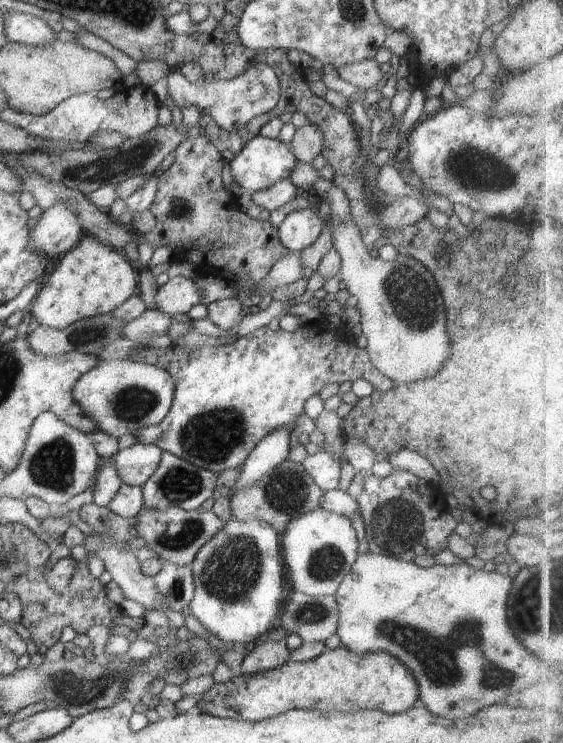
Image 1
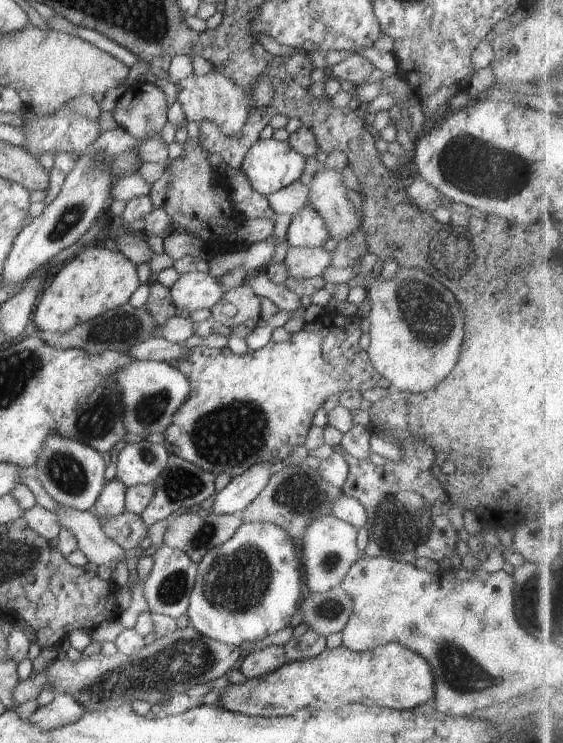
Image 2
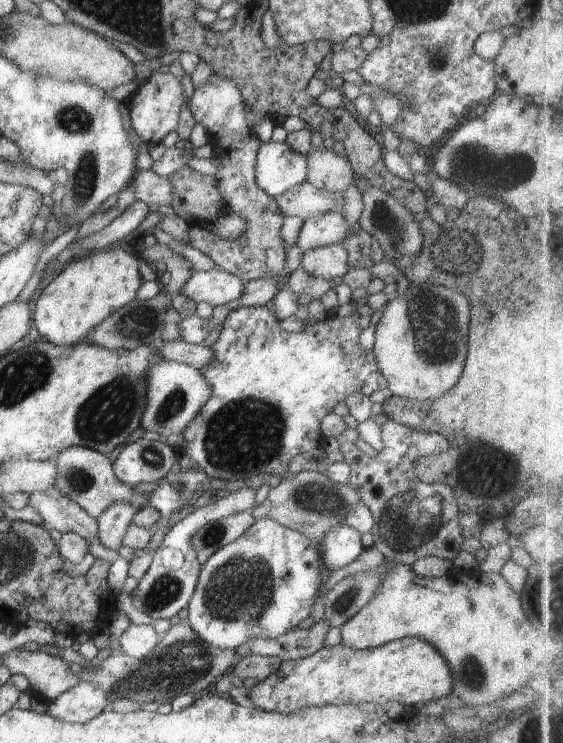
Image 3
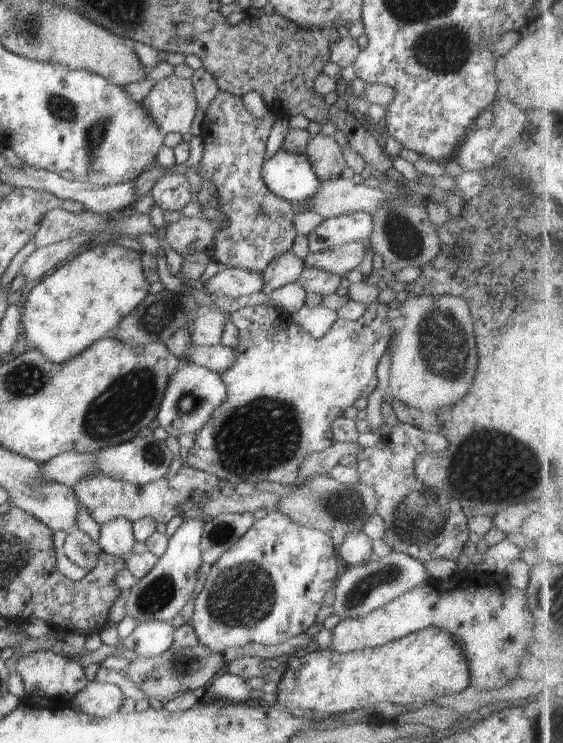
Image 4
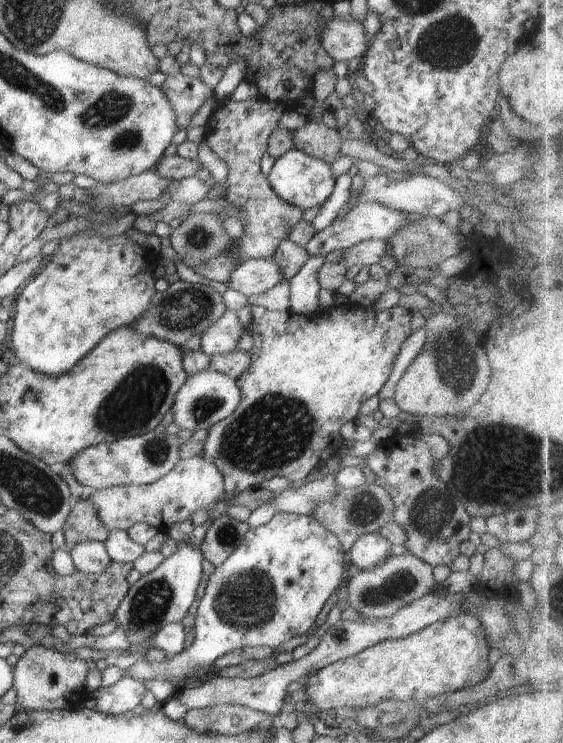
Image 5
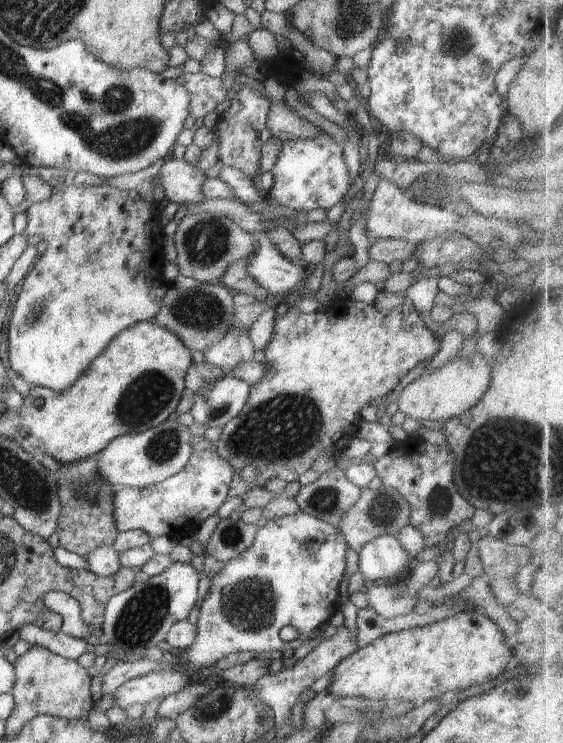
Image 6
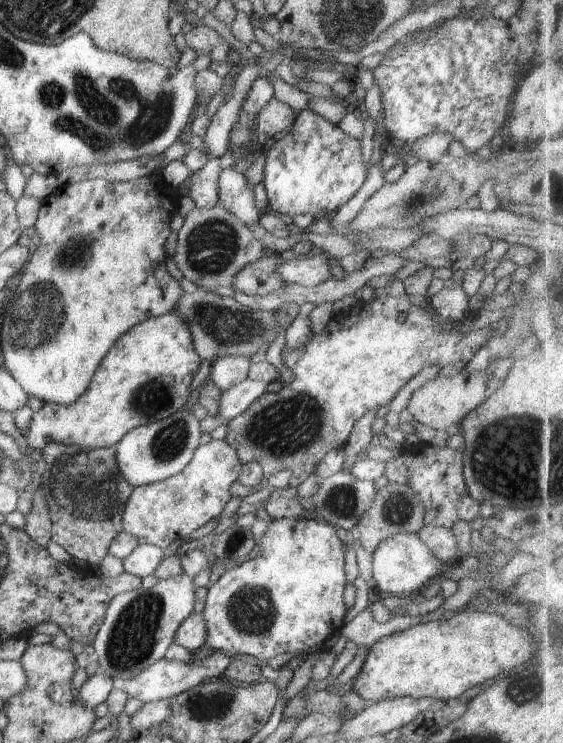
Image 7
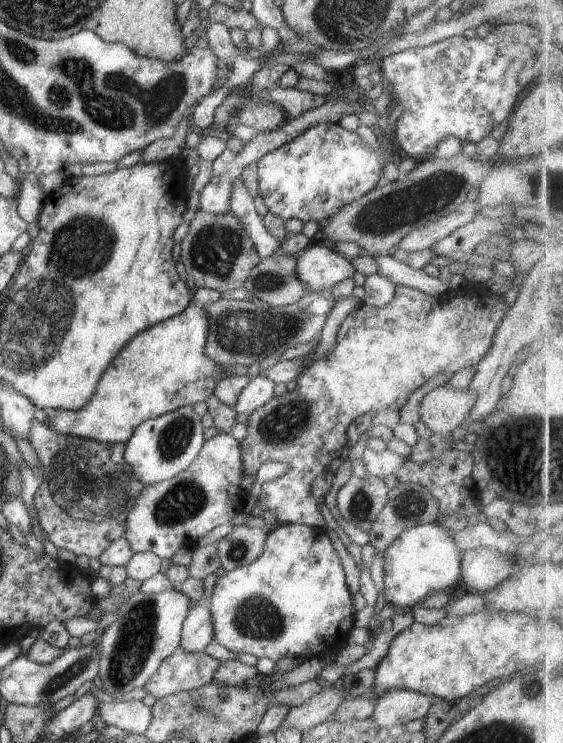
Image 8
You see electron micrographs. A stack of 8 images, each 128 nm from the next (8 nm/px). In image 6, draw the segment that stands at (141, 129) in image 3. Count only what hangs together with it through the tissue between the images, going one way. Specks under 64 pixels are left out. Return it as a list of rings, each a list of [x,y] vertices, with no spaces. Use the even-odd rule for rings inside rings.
[[[182,72],[175,81],[189,94],[188,114],[192,121],[204,118],[231,94],[221,78],[206,76],[202,72],[194,74]]]

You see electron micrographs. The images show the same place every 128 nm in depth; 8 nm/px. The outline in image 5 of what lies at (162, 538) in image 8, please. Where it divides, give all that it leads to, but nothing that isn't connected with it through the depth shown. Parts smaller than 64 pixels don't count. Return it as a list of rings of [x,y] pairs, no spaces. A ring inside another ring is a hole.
[[[196,455],[180,459],[170,472],[149,485],[116,485],[93,489],[89,501],[94,505],[98,518],[110,531],[128,530],[136,523],[148,523],[166,531],[172,524],[190,521],[196,510],[212,511],[224,492],[224,477],[217,466]]]

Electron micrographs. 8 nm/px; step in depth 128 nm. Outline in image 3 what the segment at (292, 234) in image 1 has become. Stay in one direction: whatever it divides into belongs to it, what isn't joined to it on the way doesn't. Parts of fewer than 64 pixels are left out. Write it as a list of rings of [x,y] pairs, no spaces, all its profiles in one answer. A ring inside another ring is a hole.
[[[326,212],[308,218],[300,230],[297,245],[302,251],[341,243],[350,236],[345,218],[340,212]]]

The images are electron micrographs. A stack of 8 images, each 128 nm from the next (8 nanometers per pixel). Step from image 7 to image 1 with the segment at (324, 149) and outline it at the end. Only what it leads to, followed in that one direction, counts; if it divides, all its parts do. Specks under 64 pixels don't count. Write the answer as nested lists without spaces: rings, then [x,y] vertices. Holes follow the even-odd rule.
[[[256,135],[246,144],[243,144],[242,150],[229,160],[230,172],[237,188],[244,188],[244,190],[253,193],[269,187],[279,180],[286,179],[298,161],[288,147],[284,141],[261,135]]]

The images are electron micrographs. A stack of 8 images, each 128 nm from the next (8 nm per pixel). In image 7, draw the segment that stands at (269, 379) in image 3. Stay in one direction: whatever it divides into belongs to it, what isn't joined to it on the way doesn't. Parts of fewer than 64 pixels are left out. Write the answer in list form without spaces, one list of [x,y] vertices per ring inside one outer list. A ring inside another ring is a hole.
[[[382,294],[370,302],[360,302],[359,304],[350,307],[348,311],[334,314],[321,333],[318,334],[312,332],[304,345],[300,345],[293,351],[284,352],[281,354],[281,359],[293,372],[292,382],[284,384],[284,386],[282,386],[278,392],[266,392],[266,394],[259,396],[258,400],[255,400],[252,404],[250,404],[250,406],[244,412],[242,412],[242,414],[239,414],[236,418],[226,422],[228,433],[224,439],[228,444],[230,444],[231,447],[234,447],[234,450],[240,459],[240,463],[248,464],[249,462],[257,462],[263,468],[263,473],[266,477],[271,474],[280,472],[281,470],[290,470],[291,479],[288,488],[285,490],[276,489],[268,498],[266,510],[271,516],[272,520],[285,518],[310,518],[310,514],[306,512],[306,509],[303,508],[296,499],[298,497],[298,485],[306,480],[306,478],[314,472],[314,469],[316,466],[318,466],[318,463],[326,456],[326,454],[328,454],[330,451],[333,451],[334,449],[337,449],[338,447],[344,447],[346,445],[348,436],[350,436],[350,432],[352,432],[352,428],[354,428],[354,423],[360,417],[364,416],[368,410],[372,410],[372,408],[376,408],[376,406],[387,407],[387,404],[395,398],[395,396],[398,394],[398,391],[402,389],[411,378],[414,378],[414,376],[416,376],[416,374],[418,374],[418,372],[420,372],[420,370],[422,370],[422,368],[425,366],[440,364],[440,366],[443,367],[448,364],[454,365],[456,362],[460,362],[460,360],[463,362],[468,362],[482,346],[485,346],[487,340],[489,339],[488,335],[490,326],[478,331],[473,330],[471,333],[464,335],[458,334],[458,332],[456,332],[456,326],[460,323],[455,322],[452,325],[434,324],[434,322],[437,321],[438,314],[436,312],[434,312],[432,316],[430,312],[412,304],[406,298],[395,298],[390,295]]]

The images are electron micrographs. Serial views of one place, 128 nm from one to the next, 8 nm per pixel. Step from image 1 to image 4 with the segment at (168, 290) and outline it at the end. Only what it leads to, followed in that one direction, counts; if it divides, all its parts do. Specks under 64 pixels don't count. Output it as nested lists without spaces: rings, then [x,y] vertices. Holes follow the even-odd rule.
[[[224,267],[218,274],[212,276],[208,282],[203,282],[204,288],[211,295],[240,298],[262,292],[264,278],[260,272],[243,270],[242,268]]]

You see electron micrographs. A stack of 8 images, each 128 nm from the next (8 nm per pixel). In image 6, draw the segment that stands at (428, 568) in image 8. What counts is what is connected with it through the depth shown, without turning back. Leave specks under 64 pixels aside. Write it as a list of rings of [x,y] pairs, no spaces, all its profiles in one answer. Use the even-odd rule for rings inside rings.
[[[380,535],[370,542],[367,542],[359,554],[359,572],[366,578],[368,583],[387,583],[403,577],[410,569],[413,569],[417,562],[411,557],[403,544],[394,535]]]

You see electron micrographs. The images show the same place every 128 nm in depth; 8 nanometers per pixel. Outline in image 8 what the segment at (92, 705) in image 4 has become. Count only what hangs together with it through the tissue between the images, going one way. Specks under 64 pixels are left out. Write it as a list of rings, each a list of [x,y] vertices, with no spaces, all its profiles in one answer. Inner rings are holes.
[[[179,648],[162,662],[160,669],[150,678],[150,681],[143,689],[147,694],[157,699],[180,692],[196,690],[214,681],[214,672],[218,670],[220,664],[220,660],[216,660],[216,658],[204,654],[202,651],[190,653]]]

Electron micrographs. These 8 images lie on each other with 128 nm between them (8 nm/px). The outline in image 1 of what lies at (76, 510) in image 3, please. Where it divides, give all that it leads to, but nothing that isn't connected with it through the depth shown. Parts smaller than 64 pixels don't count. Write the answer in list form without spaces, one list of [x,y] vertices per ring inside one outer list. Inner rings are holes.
[[[85,536],[85,544],[86,550],[95,554],[99,559],[103,560],[105,564],[105,570],[107,570],[114,582],[120,586],[122,592],[126,599],[135,600],[138,604],[142,604],[144,608],[148,611],[160,611],[162,614],[165,614],[172,624],[172,629],[177,630],[182,625],[184,625],[184,616],[182,612],[175,611],[174,609],[169,609],[165,600],[163,599],[163,594],[159,591],[159,586],[155,583],[155,580],[151,576],[146,576],[141,571],[141,564],[136,560],[135,551],[126,552],[121,550],[117,544],[109,544],[98,538],[87,537]]]

